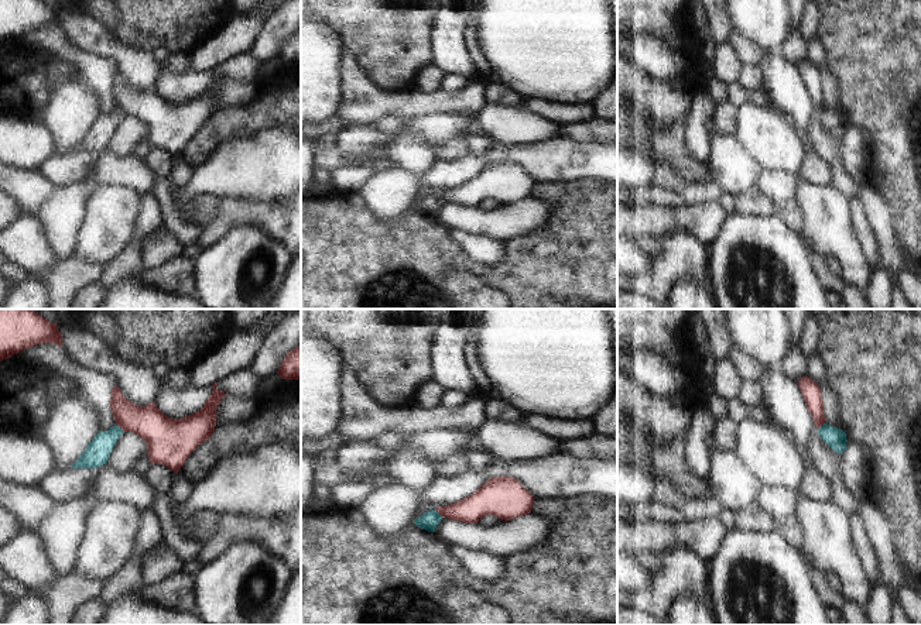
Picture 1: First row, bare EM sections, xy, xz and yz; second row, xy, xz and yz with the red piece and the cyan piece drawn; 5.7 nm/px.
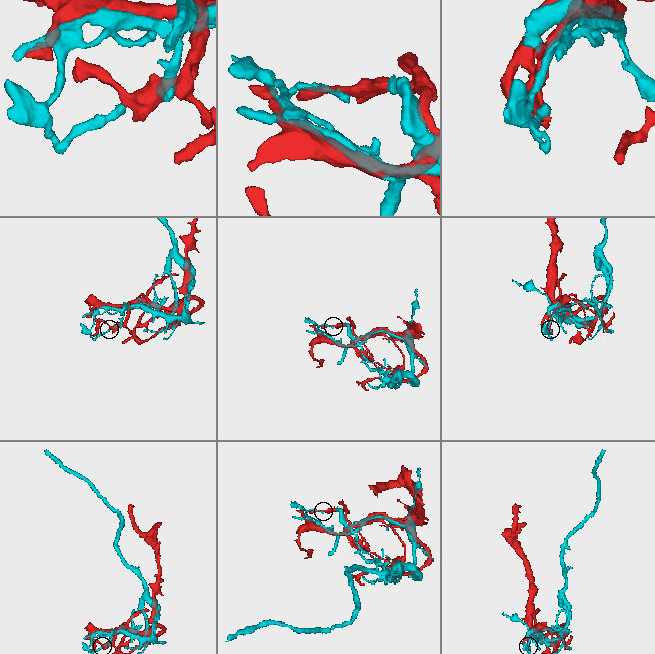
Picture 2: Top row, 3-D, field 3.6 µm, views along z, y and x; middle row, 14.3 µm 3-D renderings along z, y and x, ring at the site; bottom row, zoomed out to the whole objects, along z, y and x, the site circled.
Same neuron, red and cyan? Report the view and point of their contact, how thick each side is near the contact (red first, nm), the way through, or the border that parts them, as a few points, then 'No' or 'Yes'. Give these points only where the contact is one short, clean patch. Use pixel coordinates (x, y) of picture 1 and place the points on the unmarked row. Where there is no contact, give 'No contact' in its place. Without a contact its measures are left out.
Touches red at xz (438, 196). Thickness 150 nm (red) against 110 nm. No.

